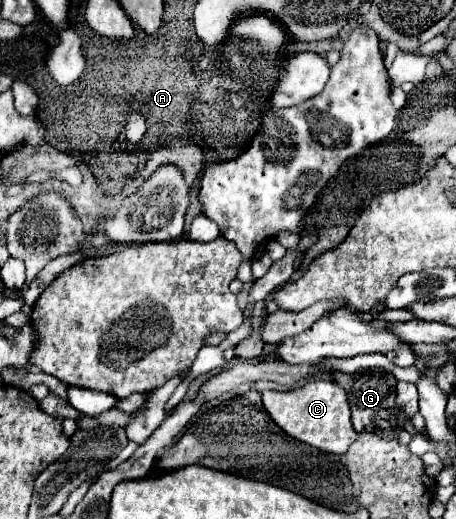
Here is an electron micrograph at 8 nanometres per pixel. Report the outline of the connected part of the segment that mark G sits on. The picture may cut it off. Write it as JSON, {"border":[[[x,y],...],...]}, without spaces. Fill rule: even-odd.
{"border":[[[374,368],[370,370],[358,370],[352,374],[344,374],[344,372],[332,372],[332,378],[346,390],[348,394],[348,402],[350,402],[350,410],[352,410],[352,424],[356,432],[374,432],[382,438],[396,438],[398,432],[404,428],[404,416],[402,412],[394,410],[394,396],[396,396],[396,384],[398,380],[394,378],[394,374],[382,370],[382,368]]]}

